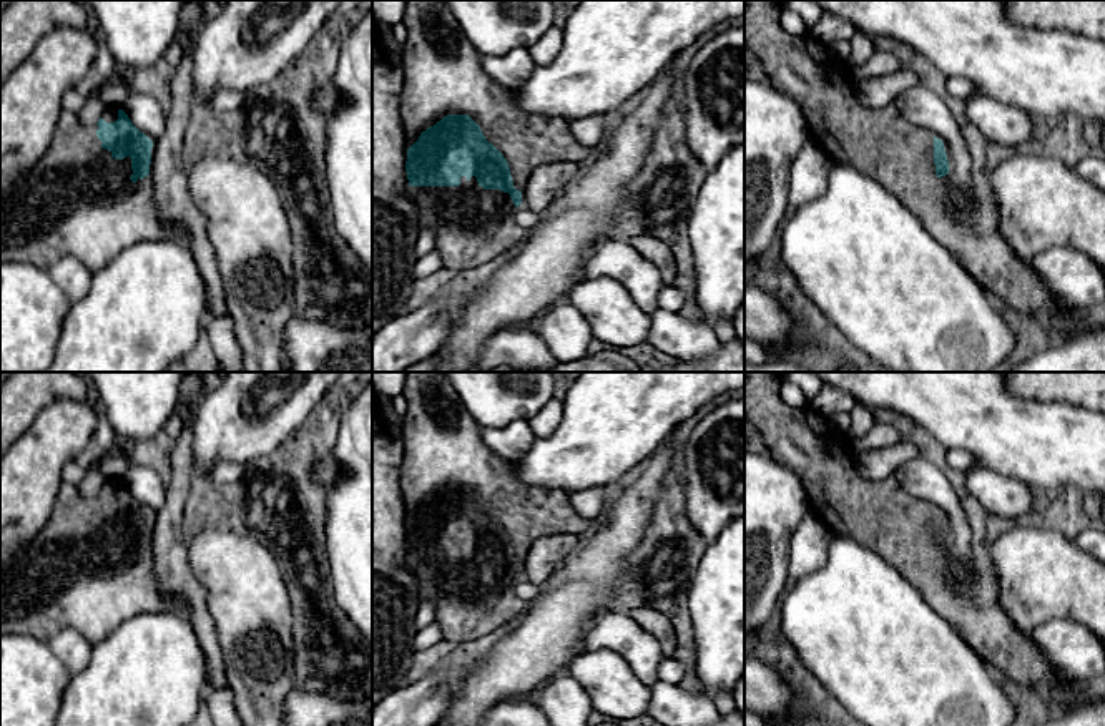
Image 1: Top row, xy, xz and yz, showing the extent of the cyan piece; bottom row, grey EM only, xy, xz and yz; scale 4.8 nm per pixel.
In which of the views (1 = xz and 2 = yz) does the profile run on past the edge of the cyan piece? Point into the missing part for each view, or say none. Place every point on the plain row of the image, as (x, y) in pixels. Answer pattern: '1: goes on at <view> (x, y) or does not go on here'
1: goes on at xz (442, 442)
2: goes on at yz (881, 515)

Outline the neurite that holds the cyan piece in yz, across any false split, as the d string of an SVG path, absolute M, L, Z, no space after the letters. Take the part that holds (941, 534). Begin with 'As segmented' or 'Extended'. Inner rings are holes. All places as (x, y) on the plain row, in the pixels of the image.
Extended. M744 372L744 415L759 430L766 450L774 460L789 467L801 478L809 510L831 533L851 537L879 553L937 615L965 638L995 674L1030 689L1052 713L1087 703L1088 699L1078 699L1073 691L1078 681L1063 676L1032 641L1030 633L1022 633L1000 605L995 567L989 555L989 513L984 507L969 493L960 498L960 507L970 525L970 552L977 568L977 576L970 580L962 571L954 571L940 555L940 550L949 547L942 512L906 492L894 475L882 480L861 475L857 459L831 419L809 405L801 409L788 405L781 397L781 382L781 372Z

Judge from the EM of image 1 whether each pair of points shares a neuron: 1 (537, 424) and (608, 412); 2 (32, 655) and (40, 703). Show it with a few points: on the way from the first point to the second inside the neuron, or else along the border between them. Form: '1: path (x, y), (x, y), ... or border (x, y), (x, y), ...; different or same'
1: border (564, 401), (557, 427), (549, 436), (535, 439); different
2: path (32, 667), (32, 691); same

